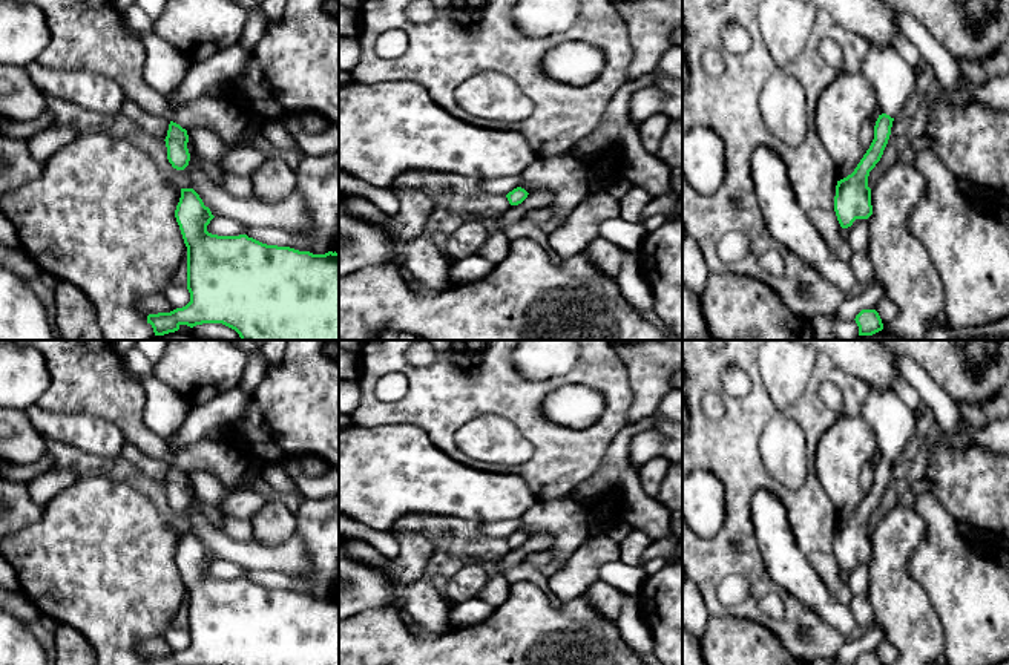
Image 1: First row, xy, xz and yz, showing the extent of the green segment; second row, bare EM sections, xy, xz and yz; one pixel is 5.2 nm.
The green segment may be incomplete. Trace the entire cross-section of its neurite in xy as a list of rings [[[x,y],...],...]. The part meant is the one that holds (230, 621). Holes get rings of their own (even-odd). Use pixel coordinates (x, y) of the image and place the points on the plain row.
[[[181,532],[175,561],[187,590],[190,645],[170,656],[149,657],[147,665],[339,665],[339,596],[313,598],[290,590],[267,588],[247,578],[212,578],[207,568],[215,559],[193,532]]]

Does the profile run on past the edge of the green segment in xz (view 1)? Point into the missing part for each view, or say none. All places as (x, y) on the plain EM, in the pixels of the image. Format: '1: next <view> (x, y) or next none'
1: next none

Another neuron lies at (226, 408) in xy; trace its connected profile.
[[[239,386],[224,391],[215,398],[192,405],[178,432],[167,441],[169,449],[176,452],[182,446],[205,440],[216,426],[228,426],[239,420],[245,411],[248,397]]]

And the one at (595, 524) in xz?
[[[587,510],[586,522],[590,535],[604,533],[607,529],[607,522],[603,521],[593,510]]]

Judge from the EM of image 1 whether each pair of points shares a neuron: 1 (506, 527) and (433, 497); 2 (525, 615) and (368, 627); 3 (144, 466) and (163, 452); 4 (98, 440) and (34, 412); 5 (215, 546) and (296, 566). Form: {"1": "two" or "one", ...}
{"1": "two", "2": "one", "3": "two", "4": "one", "5": "one"}

